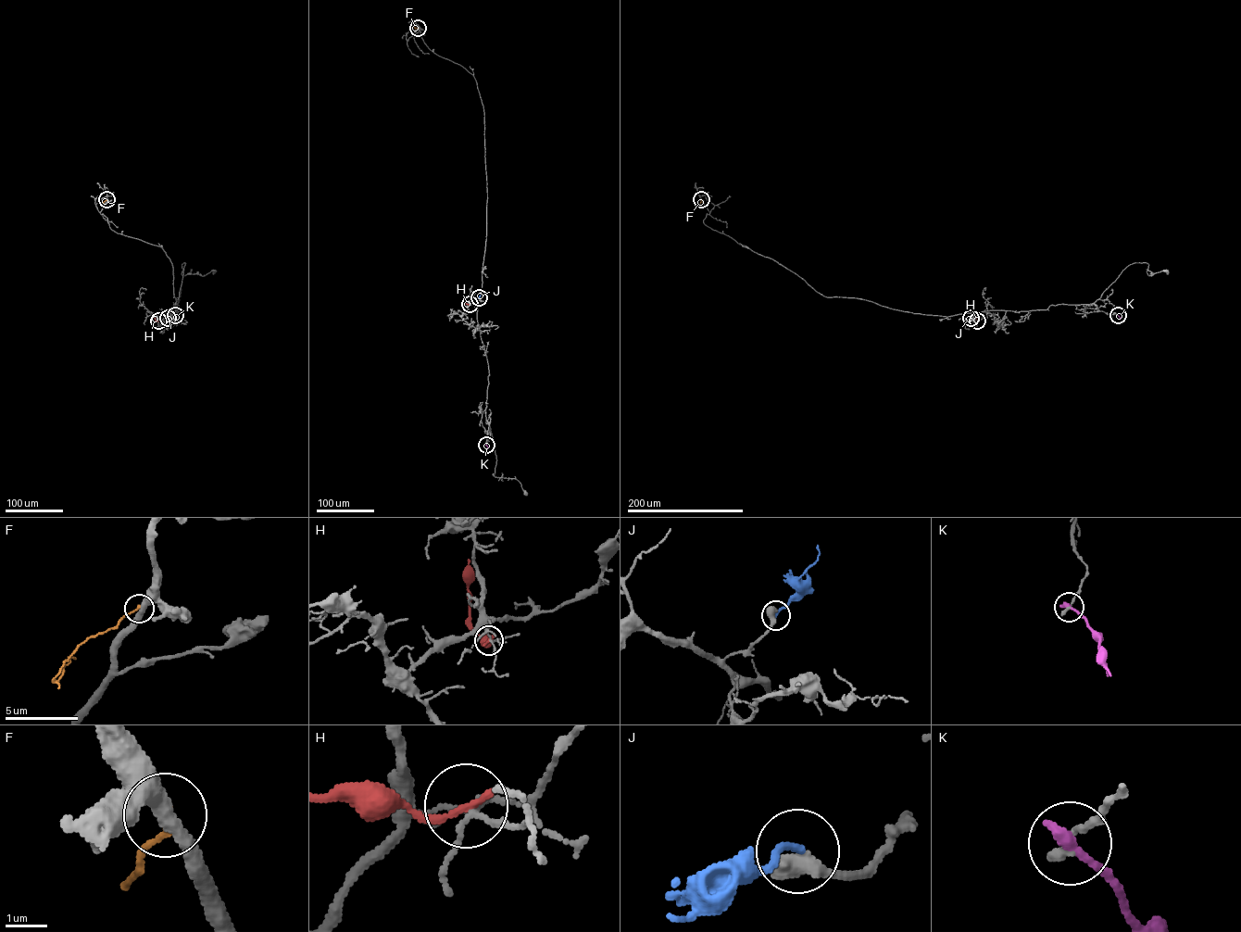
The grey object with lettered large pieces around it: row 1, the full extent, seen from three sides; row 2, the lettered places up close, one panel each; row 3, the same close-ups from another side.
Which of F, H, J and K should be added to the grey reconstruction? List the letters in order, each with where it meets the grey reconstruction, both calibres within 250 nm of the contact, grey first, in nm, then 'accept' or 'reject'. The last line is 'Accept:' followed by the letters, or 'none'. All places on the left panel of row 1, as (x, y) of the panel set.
F: (106, 199) | 400/150 nm | reject
H: (158, 321) | 110/180 nm | reject
J: (168, 318) | 550/170 nm | accept
K: (175, 315) | 240/320 nm | reject
Accept: J

